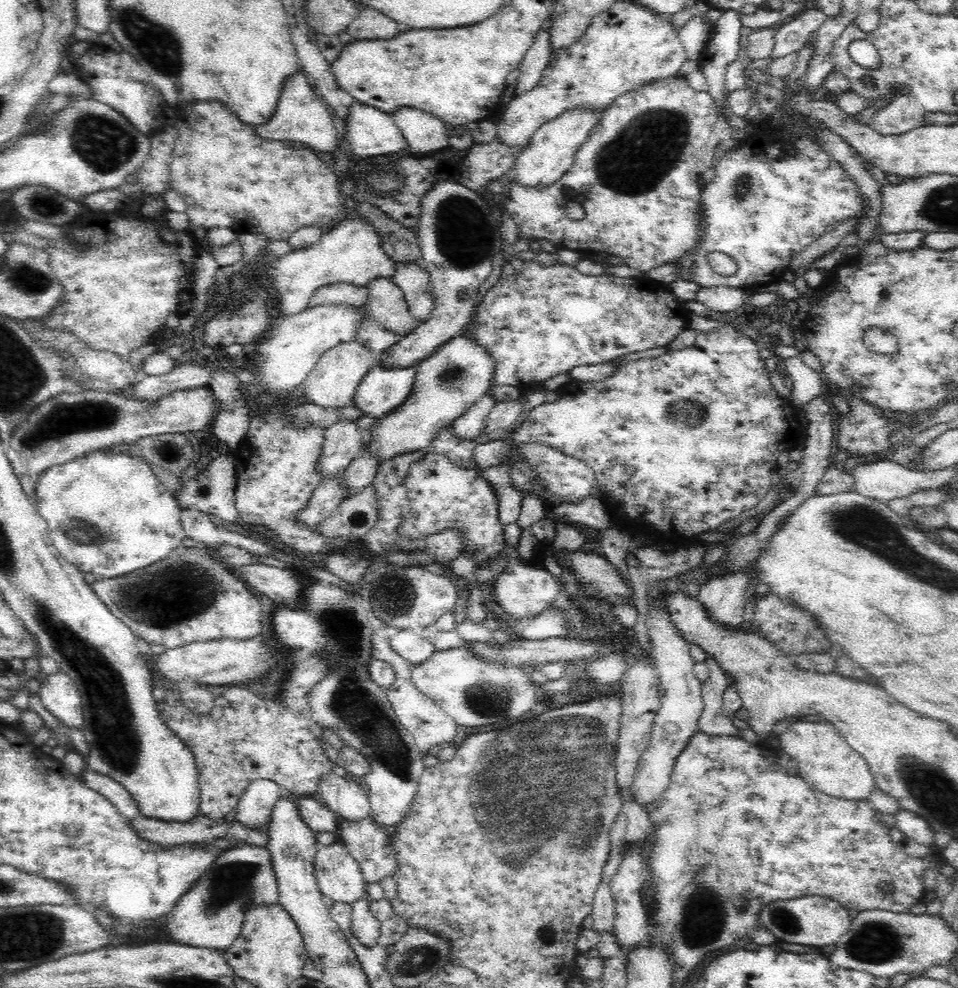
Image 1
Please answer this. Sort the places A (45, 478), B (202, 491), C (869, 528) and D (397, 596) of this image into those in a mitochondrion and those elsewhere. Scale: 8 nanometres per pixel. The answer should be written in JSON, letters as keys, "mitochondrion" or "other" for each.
{"A":"other","B":"mitochondrion","C":"mitochondrion","D":"mitochondrion"}

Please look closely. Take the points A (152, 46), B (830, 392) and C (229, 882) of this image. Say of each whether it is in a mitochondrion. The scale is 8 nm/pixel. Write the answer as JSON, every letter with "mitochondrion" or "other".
{"A":"mitochondrion","B":"other","C":"mitochondrion"}

